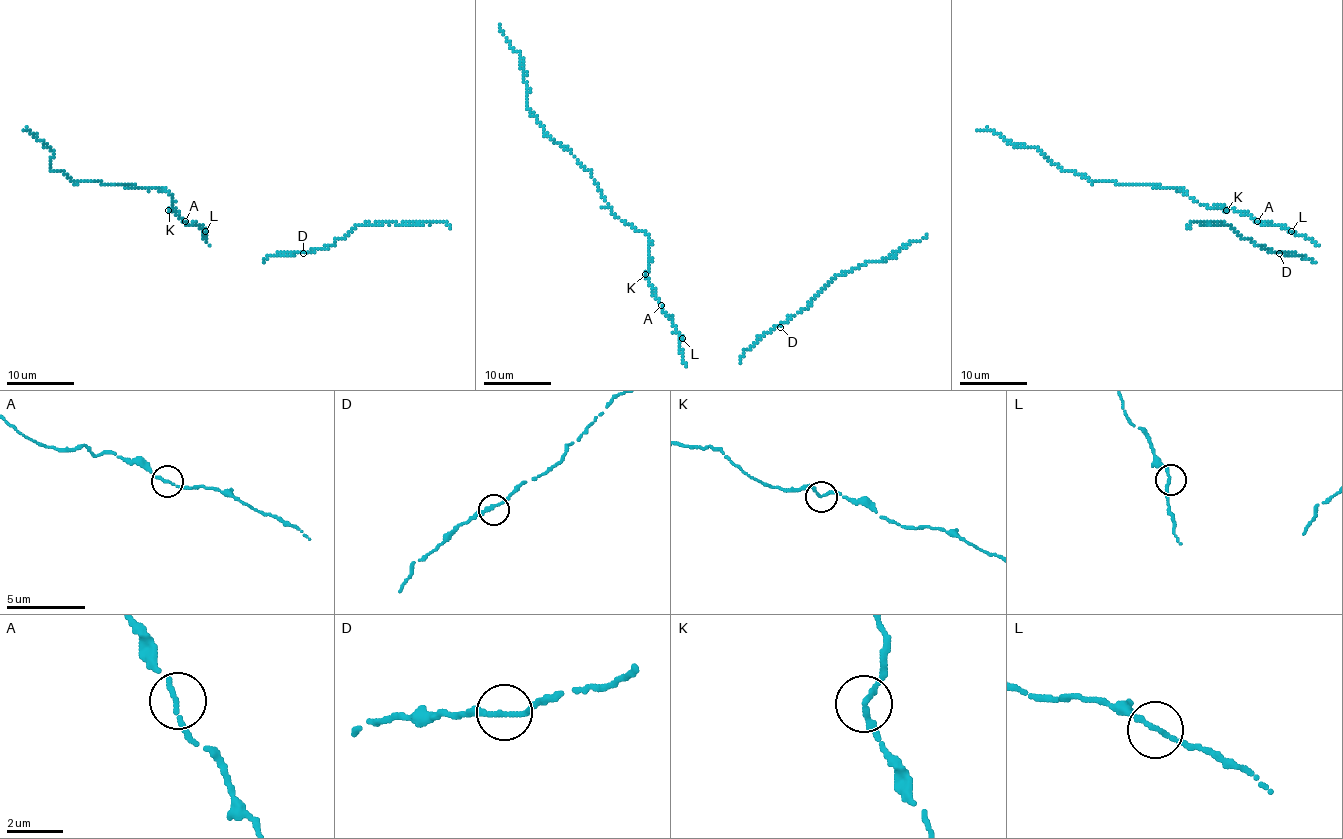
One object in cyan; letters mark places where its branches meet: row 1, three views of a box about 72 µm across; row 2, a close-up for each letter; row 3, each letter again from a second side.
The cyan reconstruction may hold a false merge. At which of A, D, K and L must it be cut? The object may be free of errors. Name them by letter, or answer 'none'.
none

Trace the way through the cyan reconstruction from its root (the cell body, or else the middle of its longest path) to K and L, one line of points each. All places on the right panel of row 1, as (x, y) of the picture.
K: (1257, 221), (1233, 209), (1227, 211)
L: (1257, 221), (1279, 224), (1291, 231)

